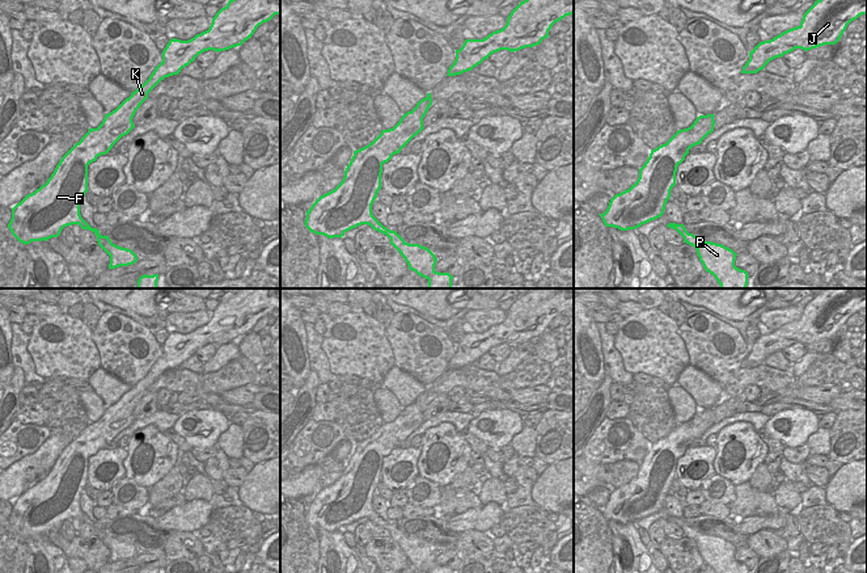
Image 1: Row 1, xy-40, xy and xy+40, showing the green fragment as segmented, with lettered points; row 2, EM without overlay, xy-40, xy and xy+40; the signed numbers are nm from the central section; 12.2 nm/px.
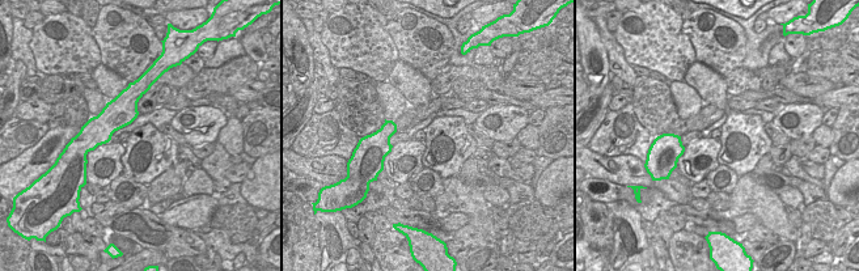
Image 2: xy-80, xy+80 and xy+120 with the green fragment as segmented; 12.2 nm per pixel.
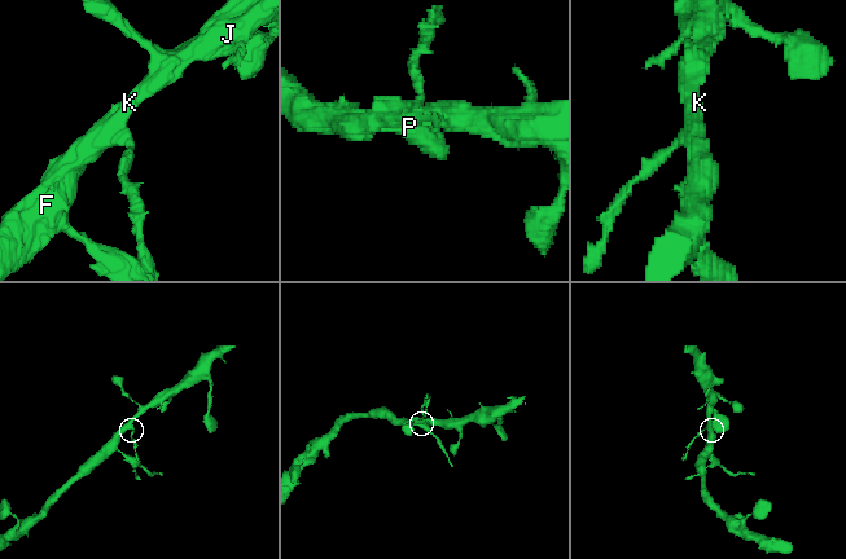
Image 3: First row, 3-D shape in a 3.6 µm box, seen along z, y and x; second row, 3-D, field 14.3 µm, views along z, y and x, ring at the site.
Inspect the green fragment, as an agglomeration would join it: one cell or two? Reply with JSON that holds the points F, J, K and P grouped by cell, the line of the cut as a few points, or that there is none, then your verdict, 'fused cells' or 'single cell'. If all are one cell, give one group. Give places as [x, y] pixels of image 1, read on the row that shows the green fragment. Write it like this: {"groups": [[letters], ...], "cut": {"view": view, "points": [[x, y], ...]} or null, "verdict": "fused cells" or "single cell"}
{"groups": [["F", "J", "K"], ["P"]], "cut": {"view": "xy", "points": [[376, 219], [373, 228]]}, "verdict": "fused cells"}

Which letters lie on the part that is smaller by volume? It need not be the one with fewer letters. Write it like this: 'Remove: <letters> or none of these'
Remove: P

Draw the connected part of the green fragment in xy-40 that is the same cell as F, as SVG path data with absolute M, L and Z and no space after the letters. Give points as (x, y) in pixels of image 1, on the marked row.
M229 0L212 18L208 30L189 41L170 39L162 51L162 62L155 68L149 79L115 110L106 114L97 128L89 128L81 140L62 157L45 185L28 194L12 208L12 219L8 224L12 235L26 245L31 241L47 241L51 237L58 237L67 226L81 226L84 219L80 215L80 202L88 191L88 165L96 161L98 156L106 155L122 136L135 127L132 118L148 98L148 93L165 77L178 75L199 54L208 50L219 52L241 46L251 38L259 25L270 21L275 14L280 14L280 0Z

